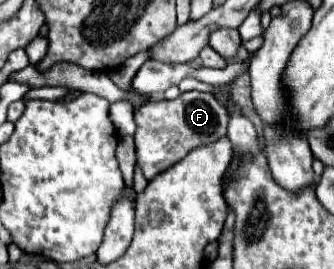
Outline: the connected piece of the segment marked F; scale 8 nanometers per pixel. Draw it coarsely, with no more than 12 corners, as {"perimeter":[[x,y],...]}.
{"perimeter":[[209,92],[147,102],[135,152],[147,180],[227,134]]}

